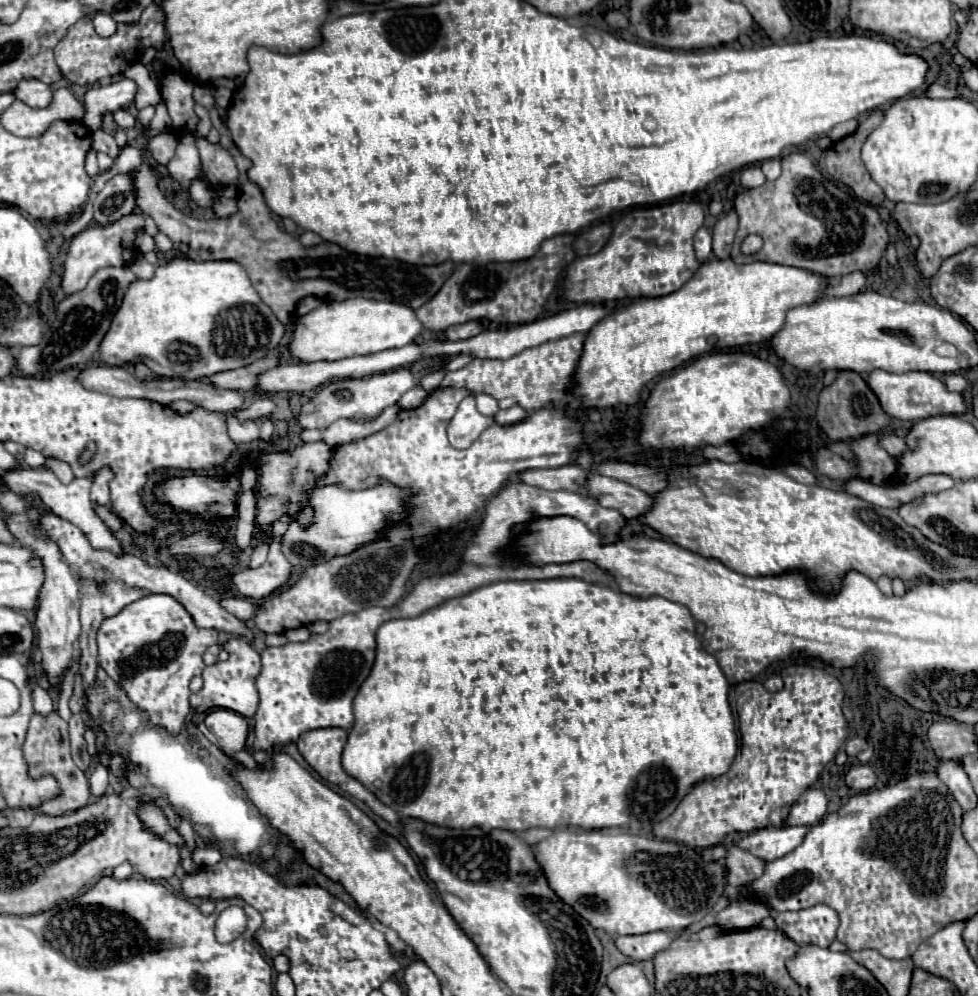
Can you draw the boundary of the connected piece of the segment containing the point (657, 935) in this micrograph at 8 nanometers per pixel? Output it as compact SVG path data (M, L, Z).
M653 931L645 935L617 937L615 945L623 955L635 961L645 961L645 959L653 959L657 953L667 949L671 941L673 941L673 935L669 935L667 931Z

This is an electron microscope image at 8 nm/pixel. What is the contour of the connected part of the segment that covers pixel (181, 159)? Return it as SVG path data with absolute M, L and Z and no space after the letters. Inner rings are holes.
M191 135L181 137L179 147L177 147L177 153L175 153L175 157L171 159L171 163L167 165L167 169L169 169L169 175L171 175L183 189L189 189L191 183L199 177L199 171L201 171L199 151L197 151Z

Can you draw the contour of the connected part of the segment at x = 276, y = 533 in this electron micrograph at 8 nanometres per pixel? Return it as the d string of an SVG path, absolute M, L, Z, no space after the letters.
M283 517L273 527L273 545L269 547L269 557L259 569L245 569L235 575L237 591L251 599L265 599L279 587L283 587L291 575L291 563L281 553L281 535L291 519Z

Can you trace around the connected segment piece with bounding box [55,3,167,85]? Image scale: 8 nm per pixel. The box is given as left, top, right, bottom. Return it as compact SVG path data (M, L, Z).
M151 3L141 13L141 17L135 25L117 25L117 31L113 37L97 35L93 29L91 17L79 19L65 35L67 45L55 47L55 59L57 59L57 65L61 67L61 73L65 79L69 79L71 83L77 83L77 85L93 85L101 79L123 73L133 63L139 63L145 49L153 47L153 49L161 51L165 41L167 41L165 13L161 11L161 7L157 3Z

